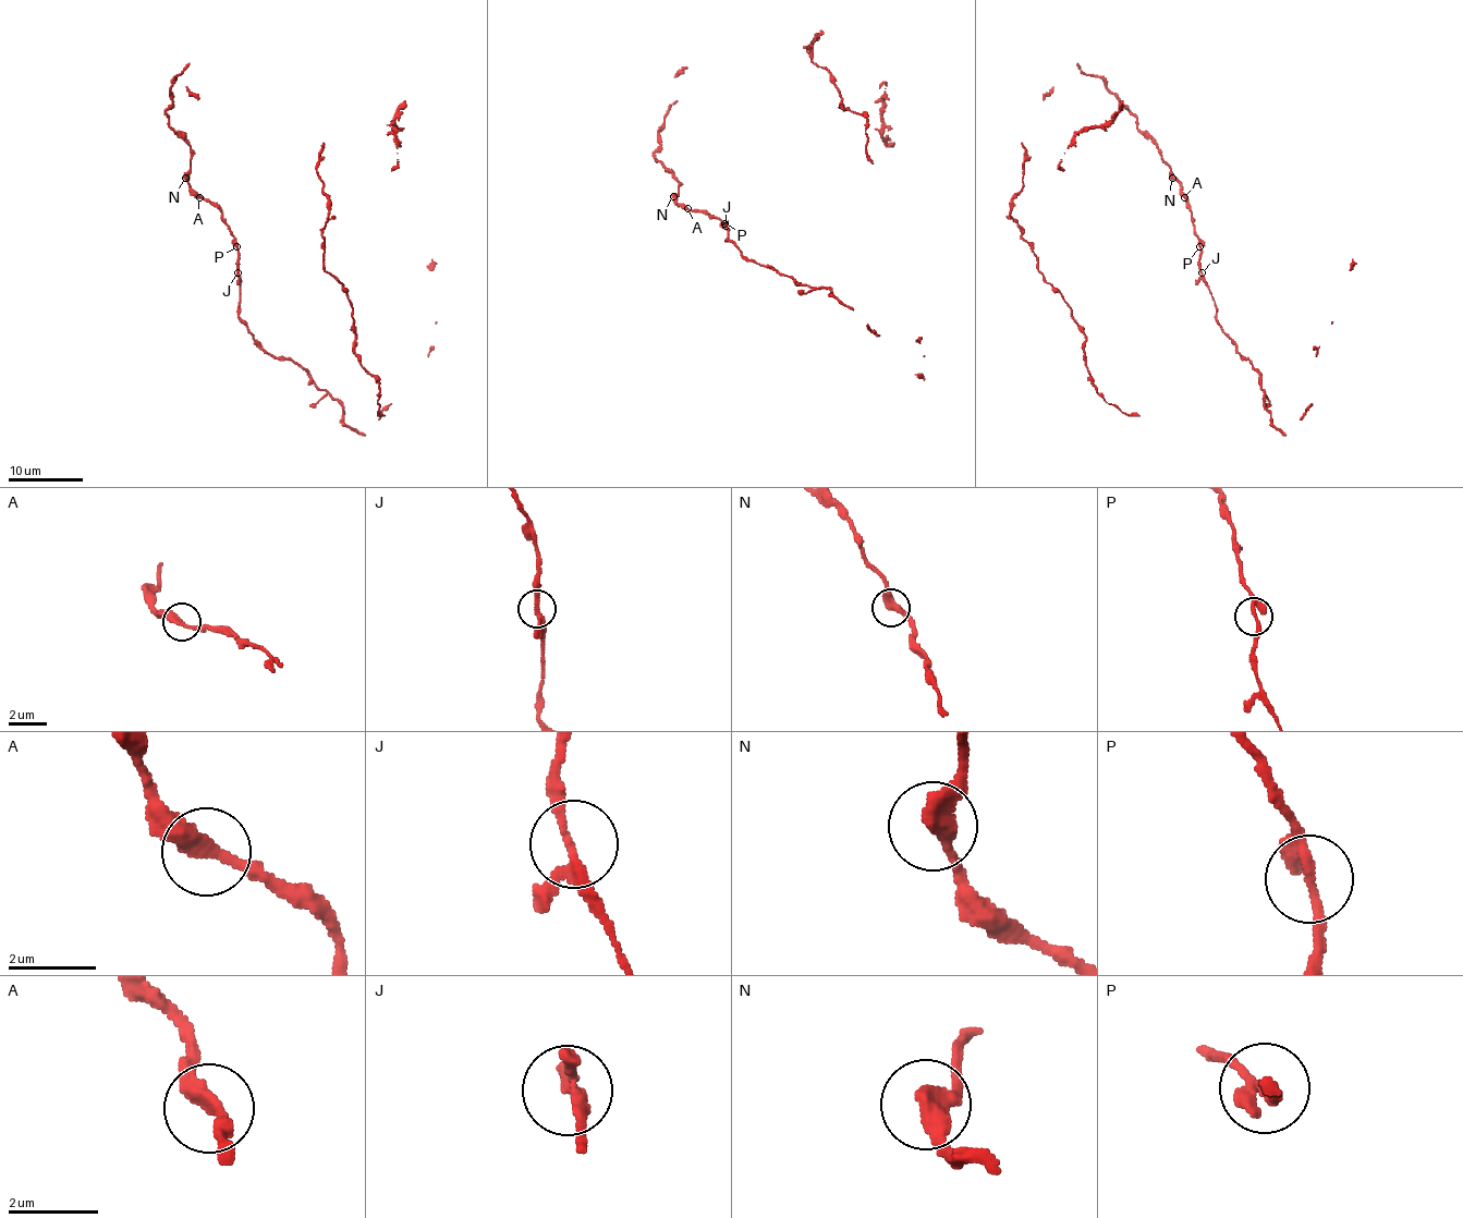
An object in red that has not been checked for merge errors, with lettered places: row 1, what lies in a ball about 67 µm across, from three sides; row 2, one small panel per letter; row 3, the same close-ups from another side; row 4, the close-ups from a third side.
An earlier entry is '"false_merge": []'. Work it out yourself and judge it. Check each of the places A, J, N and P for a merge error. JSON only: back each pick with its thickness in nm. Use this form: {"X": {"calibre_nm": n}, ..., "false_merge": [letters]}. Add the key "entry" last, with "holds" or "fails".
{"false_merge": [], "entry": "holds"}

